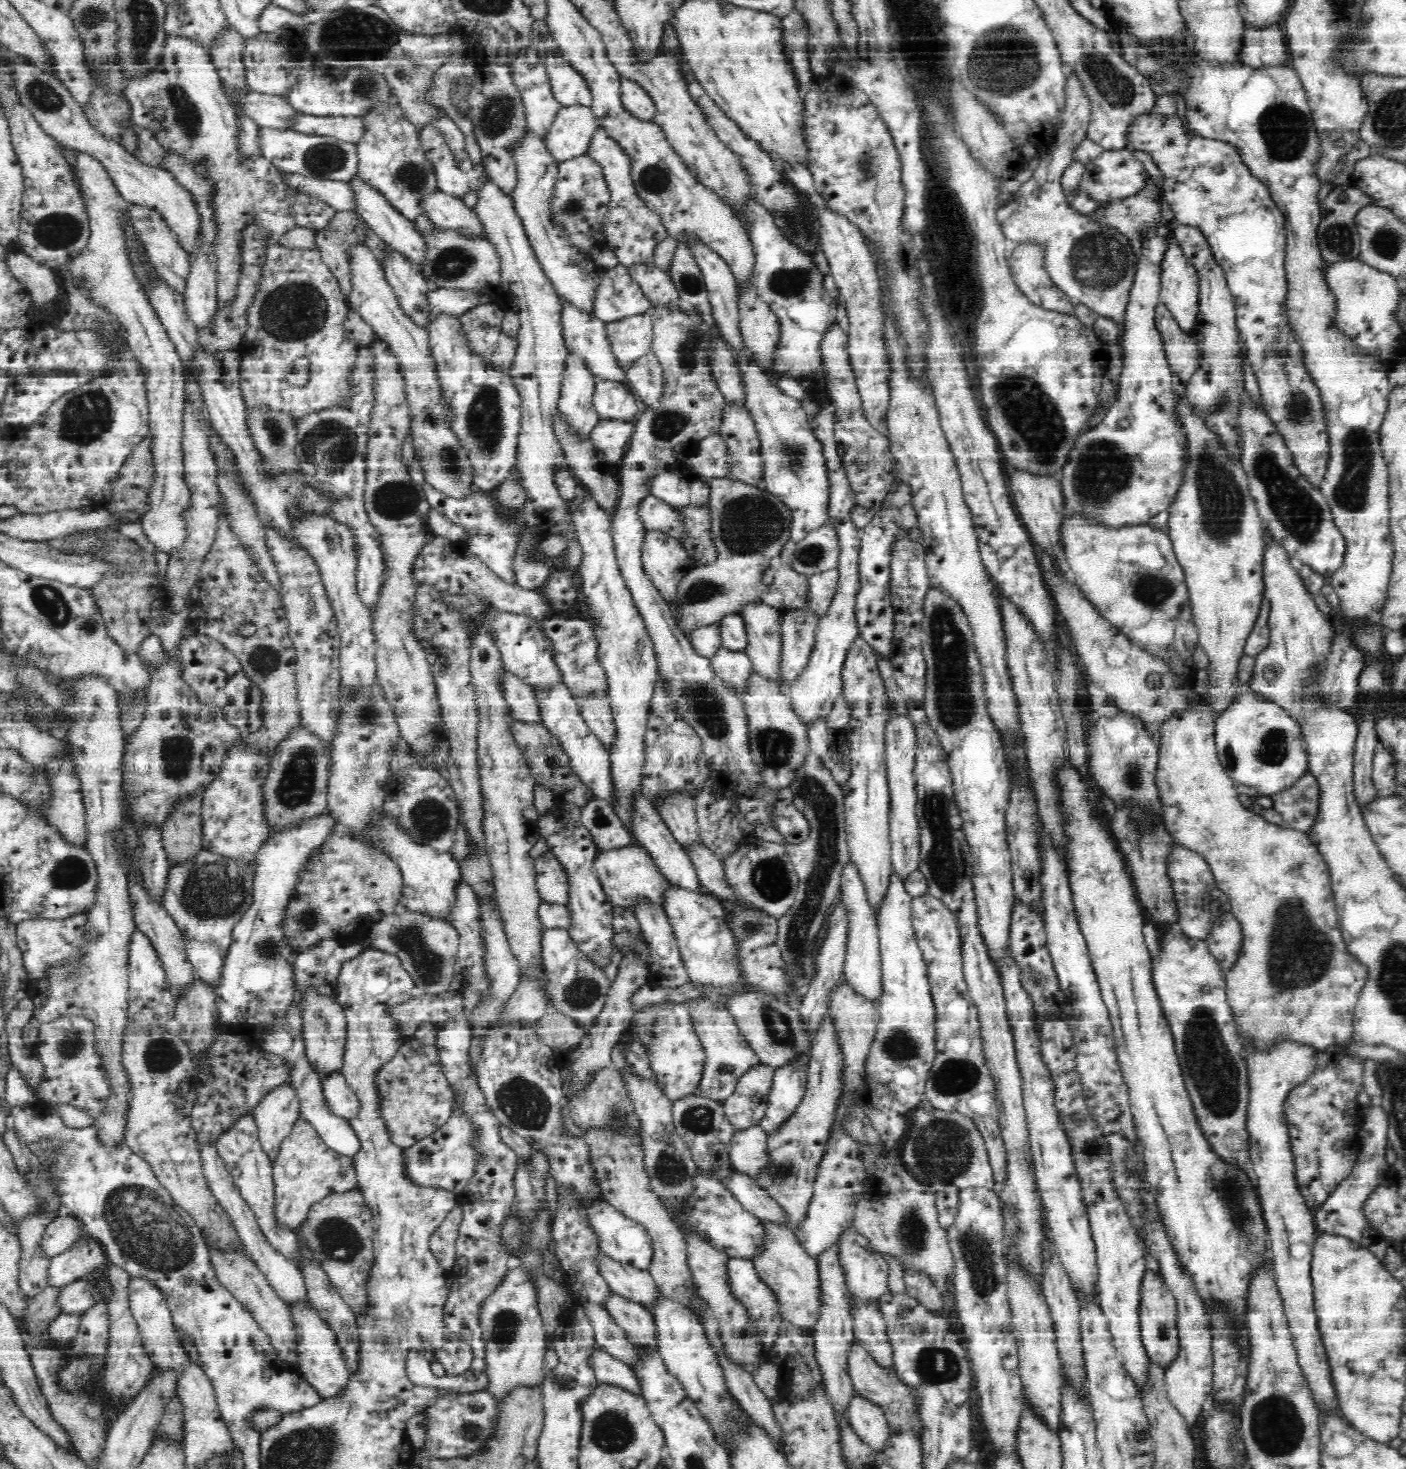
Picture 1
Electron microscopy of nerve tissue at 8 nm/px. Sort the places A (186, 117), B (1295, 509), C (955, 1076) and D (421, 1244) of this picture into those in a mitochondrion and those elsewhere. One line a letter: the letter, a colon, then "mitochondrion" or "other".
A: mitochondrion
B: mitochondrion
C: mitochondrion
D: other

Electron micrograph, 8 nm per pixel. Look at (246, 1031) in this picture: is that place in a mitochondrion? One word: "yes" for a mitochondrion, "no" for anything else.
no

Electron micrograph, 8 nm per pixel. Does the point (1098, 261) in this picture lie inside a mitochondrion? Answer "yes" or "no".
yes

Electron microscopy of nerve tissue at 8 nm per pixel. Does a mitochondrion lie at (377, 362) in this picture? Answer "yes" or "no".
no

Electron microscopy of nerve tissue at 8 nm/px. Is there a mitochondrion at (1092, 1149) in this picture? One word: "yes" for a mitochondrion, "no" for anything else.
yes

